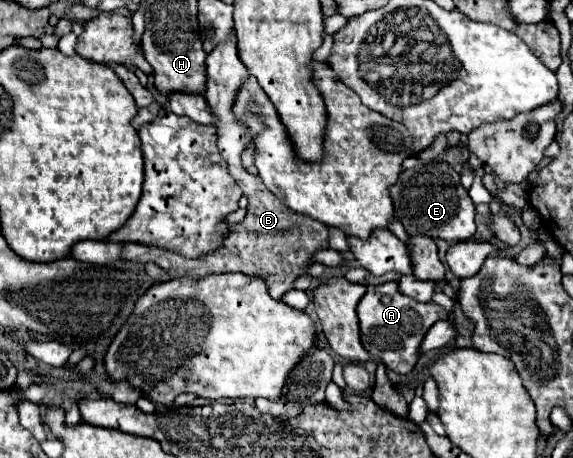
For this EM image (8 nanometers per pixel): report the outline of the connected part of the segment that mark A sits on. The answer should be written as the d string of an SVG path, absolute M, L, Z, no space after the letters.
M386 282L382 286L368 286L364 298L358 304L358 320L360 320L360 336L364 348L370 352L374 360L386 364L386 368L396 374L410 374L420 356L420 344L426 332L436 324L436 320L446 320L448 312L434 302L420 304L398 292L396 282Z

